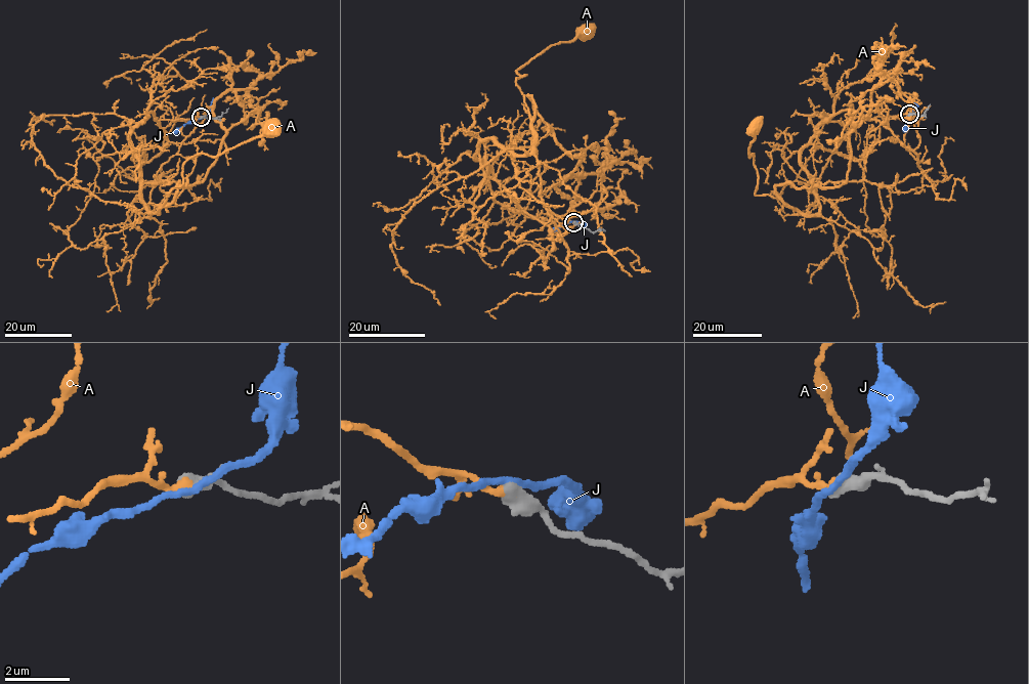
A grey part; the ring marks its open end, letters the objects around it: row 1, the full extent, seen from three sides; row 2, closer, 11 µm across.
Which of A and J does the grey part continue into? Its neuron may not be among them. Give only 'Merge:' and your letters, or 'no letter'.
Merge: A

